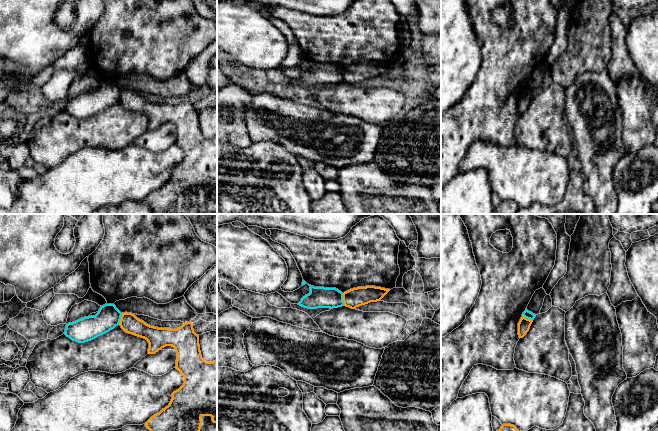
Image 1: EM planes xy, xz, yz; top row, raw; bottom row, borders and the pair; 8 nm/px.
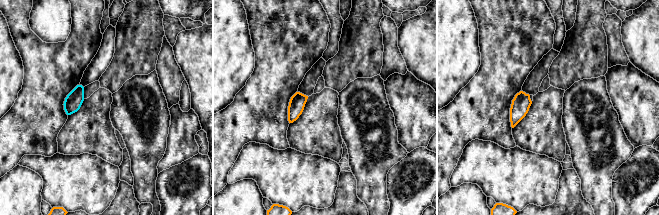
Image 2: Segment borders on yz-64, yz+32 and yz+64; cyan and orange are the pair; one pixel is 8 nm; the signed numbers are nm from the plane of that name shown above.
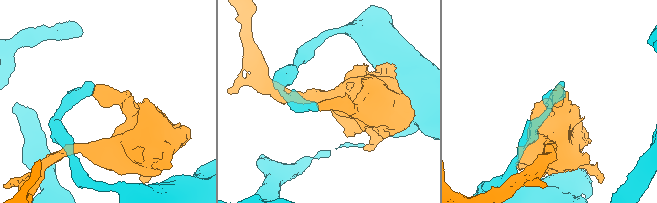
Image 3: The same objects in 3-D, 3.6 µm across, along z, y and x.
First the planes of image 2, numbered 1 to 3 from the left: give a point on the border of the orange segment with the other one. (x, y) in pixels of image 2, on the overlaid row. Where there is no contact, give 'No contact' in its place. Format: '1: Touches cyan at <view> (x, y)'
1: No contact
2: No contact
3: No contact

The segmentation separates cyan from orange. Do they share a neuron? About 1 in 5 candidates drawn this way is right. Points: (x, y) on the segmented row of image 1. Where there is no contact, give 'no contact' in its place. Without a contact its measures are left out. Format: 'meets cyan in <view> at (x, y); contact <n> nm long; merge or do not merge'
meets cyan in xz at (342, 299); contact 110 nm long; do not merge

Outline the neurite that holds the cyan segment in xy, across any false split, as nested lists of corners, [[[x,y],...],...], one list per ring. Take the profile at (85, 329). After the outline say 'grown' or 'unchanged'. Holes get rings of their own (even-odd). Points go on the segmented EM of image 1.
[[[114,304],[100,307],[95,316],[68,323],[64,334],[78,343],[85,343],[103,335],[119,325],[122,313]]]; unchanged

